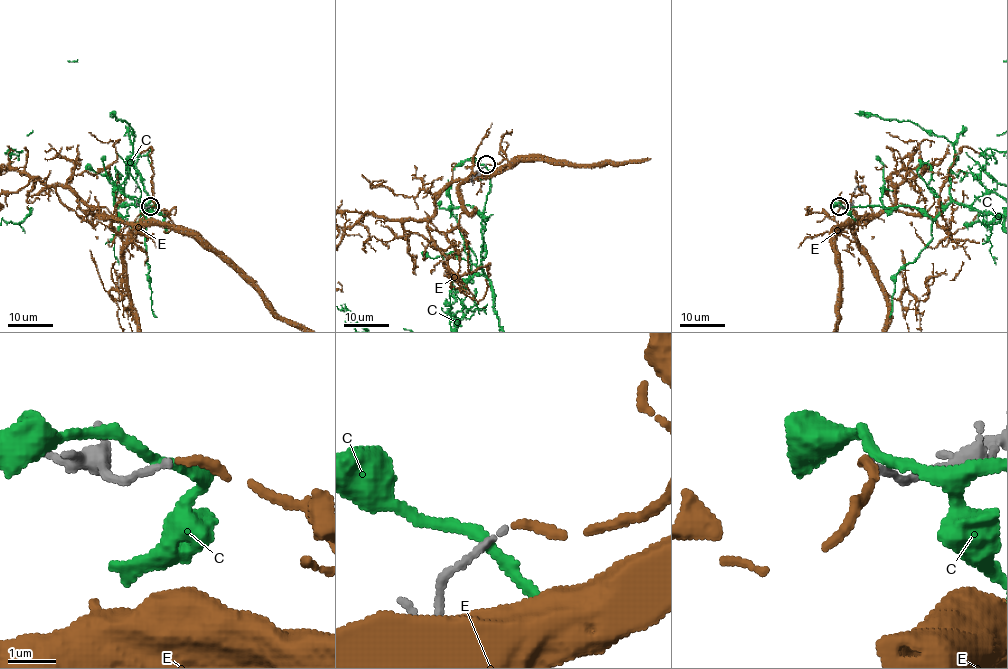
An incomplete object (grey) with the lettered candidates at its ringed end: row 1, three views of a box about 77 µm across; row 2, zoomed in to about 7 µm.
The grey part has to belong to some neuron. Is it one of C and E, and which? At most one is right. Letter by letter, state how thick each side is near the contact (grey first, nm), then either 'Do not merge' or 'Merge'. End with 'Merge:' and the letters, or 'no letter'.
C: Thickness 140 nm (grey) against 200 nm. Do not merge
E: Thickness 110 nm (grey) against 180 nm. Merge
Merge: E

